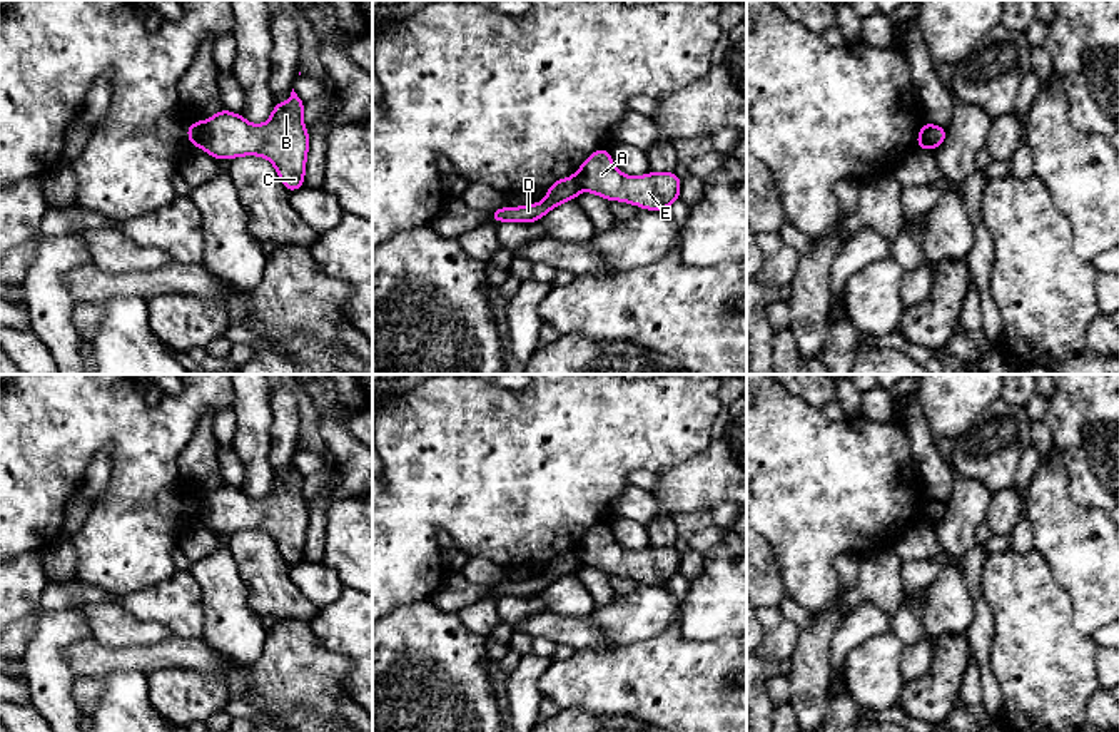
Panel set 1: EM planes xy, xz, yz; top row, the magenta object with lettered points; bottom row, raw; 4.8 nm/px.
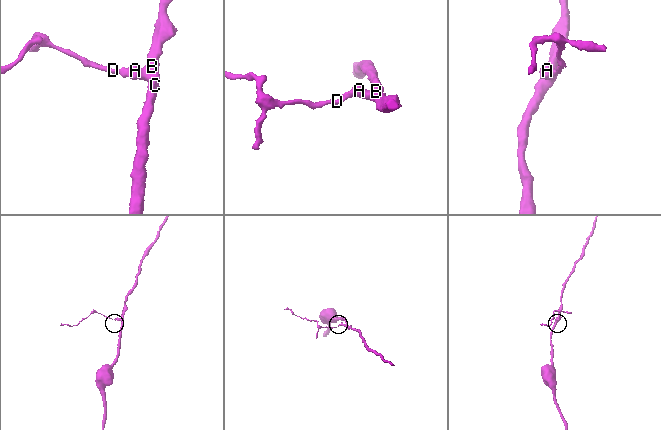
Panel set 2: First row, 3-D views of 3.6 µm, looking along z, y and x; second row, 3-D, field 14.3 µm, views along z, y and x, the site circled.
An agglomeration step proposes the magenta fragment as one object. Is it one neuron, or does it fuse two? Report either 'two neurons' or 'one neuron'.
two neurons

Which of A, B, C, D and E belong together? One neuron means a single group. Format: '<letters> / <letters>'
A B C E / D

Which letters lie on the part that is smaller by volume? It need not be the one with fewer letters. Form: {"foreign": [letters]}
{"foreign": ["D"]}

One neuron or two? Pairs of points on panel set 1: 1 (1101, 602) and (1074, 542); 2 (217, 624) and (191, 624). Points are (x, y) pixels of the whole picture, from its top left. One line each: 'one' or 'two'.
1: one
2: two

